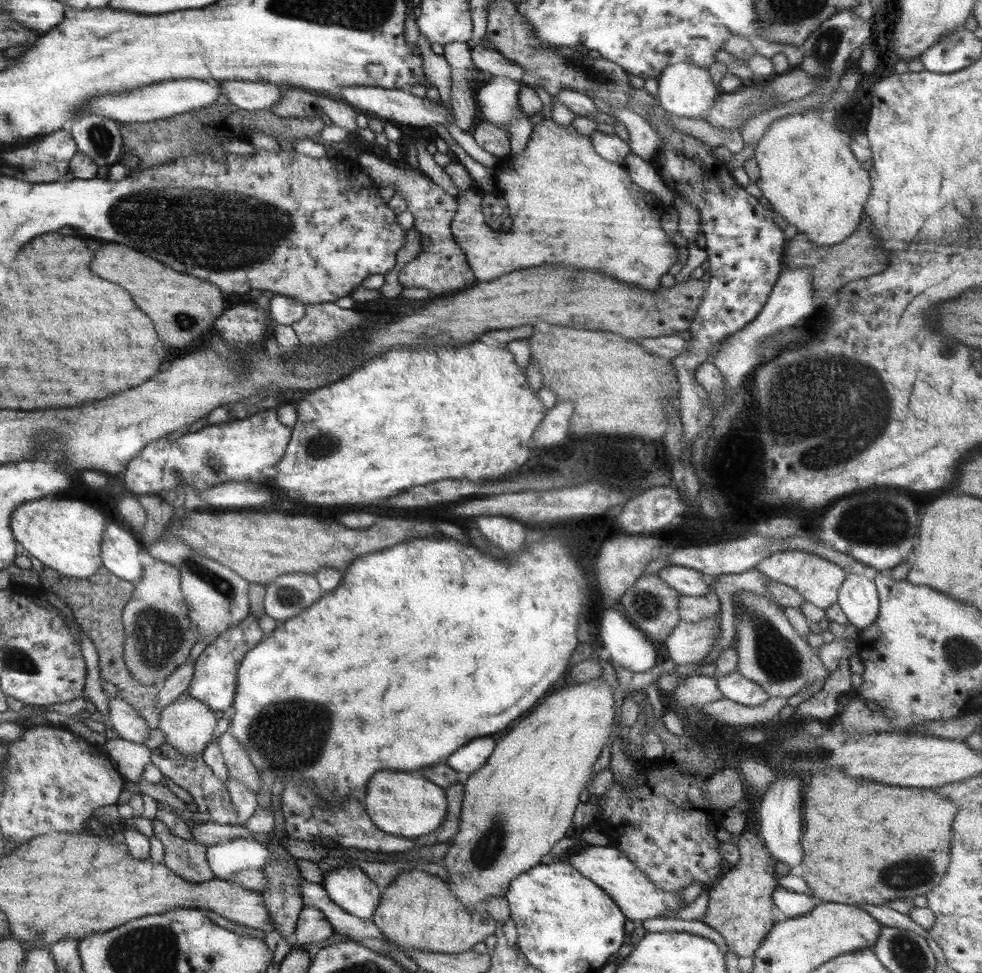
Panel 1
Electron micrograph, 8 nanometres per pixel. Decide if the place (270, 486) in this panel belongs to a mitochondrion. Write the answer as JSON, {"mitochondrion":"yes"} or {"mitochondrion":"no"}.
{"mitochondrion":"no"}

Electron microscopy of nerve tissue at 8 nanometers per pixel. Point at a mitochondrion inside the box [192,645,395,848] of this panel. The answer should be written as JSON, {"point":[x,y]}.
{"point":[292,734]}

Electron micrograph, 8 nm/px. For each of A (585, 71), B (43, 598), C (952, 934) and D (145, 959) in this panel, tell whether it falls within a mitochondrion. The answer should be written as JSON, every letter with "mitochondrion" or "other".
{"A":"mitochondrion","B":"other","C":"other","D":"mitochondrion"}

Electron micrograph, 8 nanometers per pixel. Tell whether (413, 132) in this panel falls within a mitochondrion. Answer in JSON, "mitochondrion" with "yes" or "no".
{"mitochondrion":"no"}

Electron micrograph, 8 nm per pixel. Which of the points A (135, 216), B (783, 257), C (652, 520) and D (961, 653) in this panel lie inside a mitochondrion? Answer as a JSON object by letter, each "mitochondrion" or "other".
{"A":"mitochondrion","B":"other","C":"other","D":"mitochondrion"}

